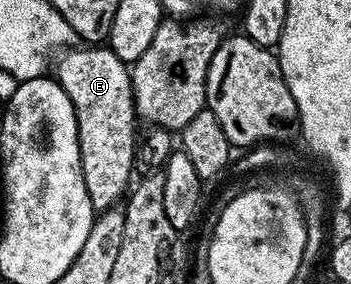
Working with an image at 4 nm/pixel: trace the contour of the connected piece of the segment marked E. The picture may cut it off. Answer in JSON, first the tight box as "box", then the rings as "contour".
{"box":[56,45,136,213],"contour":[[[78,45],[63,50],[57,59],[56,78],[72,101],[78,122],[84,189],[88,189],[95,212],[101,213],[127,194],[130,175],[135,174],[136,112],[130,67],[106,45]]]}

